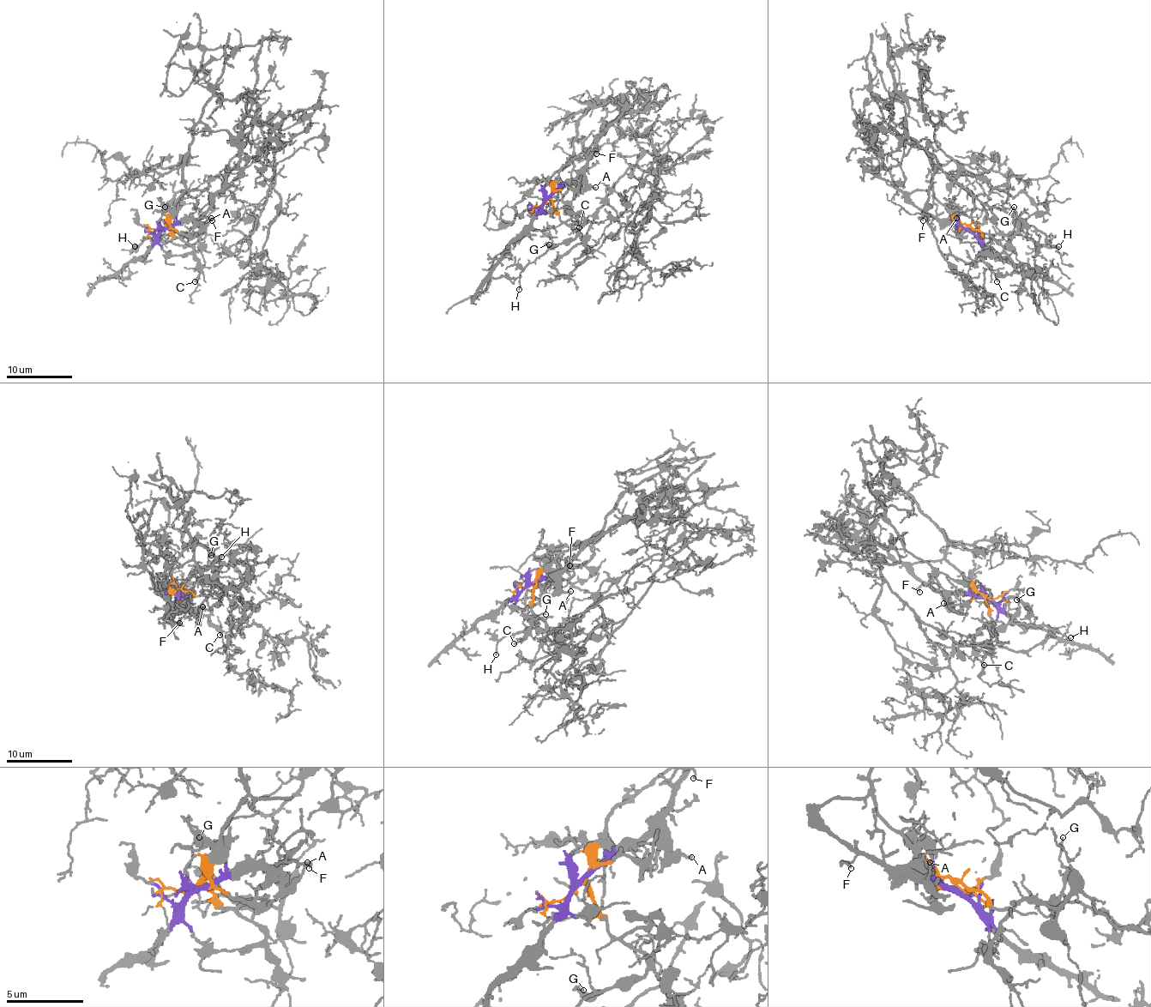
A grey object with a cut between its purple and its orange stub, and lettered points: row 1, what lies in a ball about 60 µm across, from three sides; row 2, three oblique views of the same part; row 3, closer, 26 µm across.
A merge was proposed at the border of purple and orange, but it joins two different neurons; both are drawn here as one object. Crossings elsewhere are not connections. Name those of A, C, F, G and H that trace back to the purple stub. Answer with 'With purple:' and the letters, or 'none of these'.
With purple: A, F

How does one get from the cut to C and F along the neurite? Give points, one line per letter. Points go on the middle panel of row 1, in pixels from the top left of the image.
C: (545, 200), (549, 200), (558, 218), (565, 221), (580, 213), (583, 223), (578, 228)
F: (545, 200), (567, 185), (585, 165), (587, 152), (595, 148), (597, 153)

